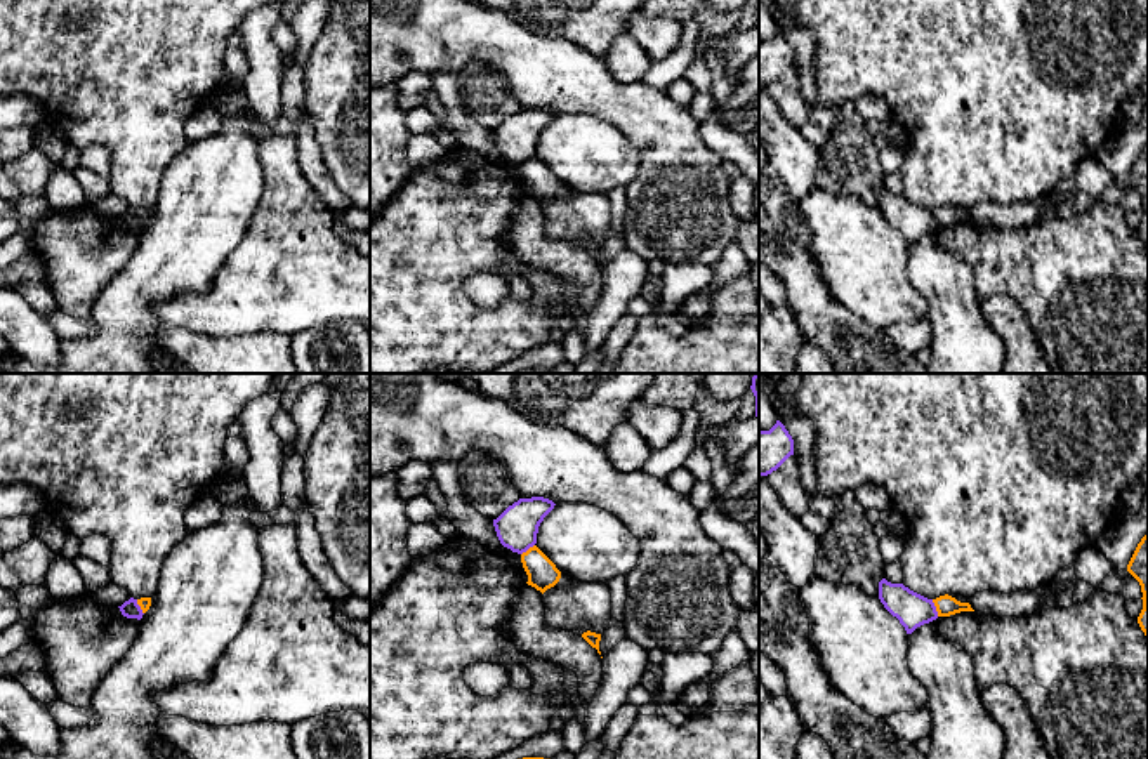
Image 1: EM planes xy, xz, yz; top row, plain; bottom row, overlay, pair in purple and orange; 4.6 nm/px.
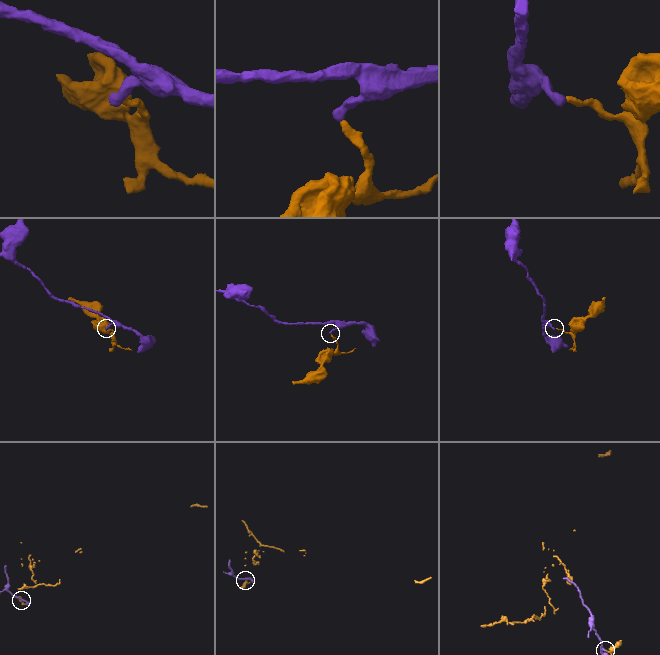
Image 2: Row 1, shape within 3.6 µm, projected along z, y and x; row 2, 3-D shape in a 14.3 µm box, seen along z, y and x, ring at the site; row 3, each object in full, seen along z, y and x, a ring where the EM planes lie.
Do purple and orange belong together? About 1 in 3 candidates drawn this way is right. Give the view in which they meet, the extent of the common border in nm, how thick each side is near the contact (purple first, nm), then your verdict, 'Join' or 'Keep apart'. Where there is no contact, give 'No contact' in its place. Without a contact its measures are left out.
Touches purple in yz. Shared border 90 nm. Thickness 160 nm (purple) against 100 nm. Keep apart

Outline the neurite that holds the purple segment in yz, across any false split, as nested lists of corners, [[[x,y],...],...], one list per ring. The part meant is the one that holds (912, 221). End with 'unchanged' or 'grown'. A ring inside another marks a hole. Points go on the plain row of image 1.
[[[879,193],[879,210],[884,219],[900,231],[907,245],[938,229],[933,210],[927,210],[903,195]]]; unchanged

